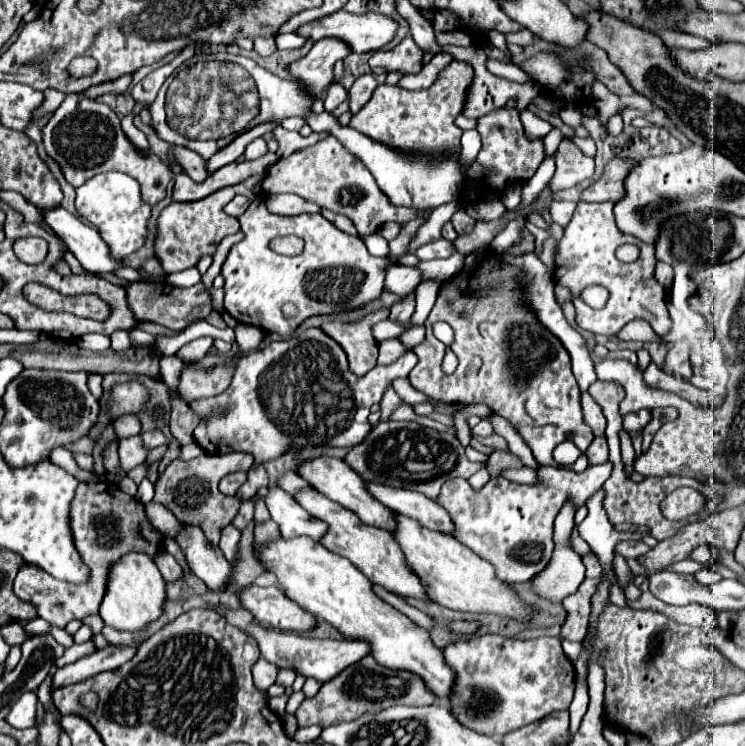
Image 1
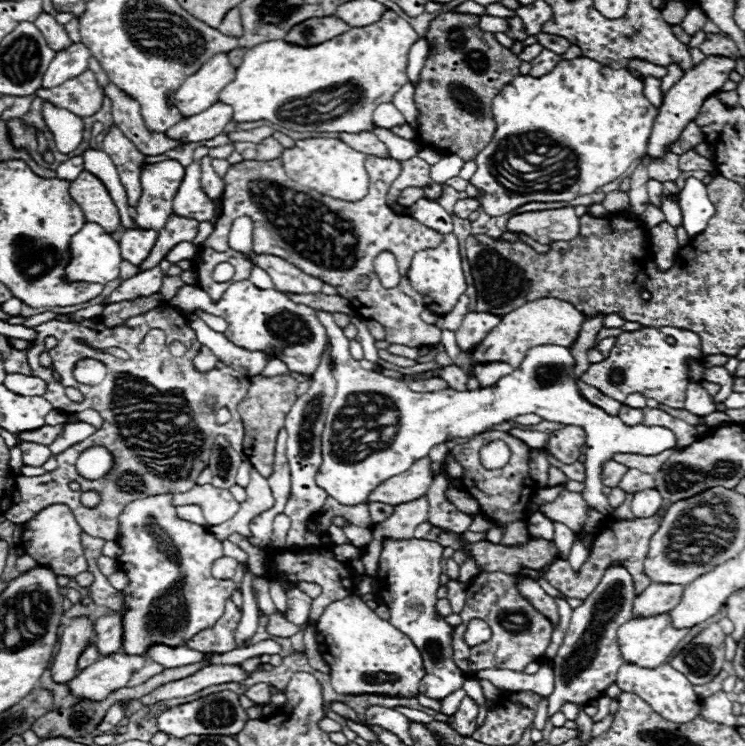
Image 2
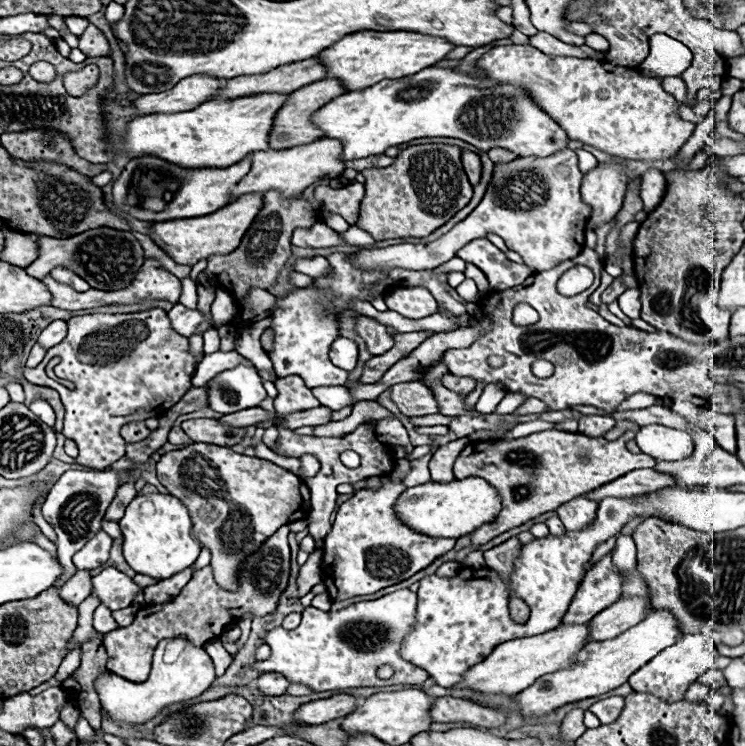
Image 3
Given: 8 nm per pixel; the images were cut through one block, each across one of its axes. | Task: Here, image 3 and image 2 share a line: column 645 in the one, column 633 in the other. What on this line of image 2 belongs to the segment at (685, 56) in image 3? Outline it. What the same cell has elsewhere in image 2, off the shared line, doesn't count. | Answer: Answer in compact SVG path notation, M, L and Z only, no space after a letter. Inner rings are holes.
M632 60L632 62L628 64L628 68L632 70L632 74L636 74L636 76L640 76L640 78L646 78L646 76L658 76L658 78L662 78L662 76L668 74L668 70L666 70L664 66L650 64L650 62L646 62L646 60Z

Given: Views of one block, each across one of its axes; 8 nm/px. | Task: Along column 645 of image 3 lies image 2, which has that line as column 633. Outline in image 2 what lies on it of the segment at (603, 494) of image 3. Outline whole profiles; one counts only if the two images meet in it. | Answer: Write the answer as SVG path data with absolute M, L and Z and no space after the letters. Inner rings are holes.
M628 470L618 484L618 488L622 488L626 494L648 490L650 486L654 486L654 478L650 474L640 472L640 470Z

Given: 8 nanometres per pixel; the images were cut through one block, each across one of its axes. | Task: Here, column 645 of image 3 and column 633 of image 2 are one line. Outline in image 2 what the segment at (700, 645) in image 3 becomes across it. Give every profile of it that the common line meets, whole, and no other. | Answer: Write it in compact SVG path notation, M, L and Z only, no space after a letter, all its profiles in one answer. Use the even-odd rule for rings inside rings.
M668 662L658 668L640 668L640 666L624 664L624 666L620 666L616 684L620 686L620 690L632 692L632 694L640 696L642 700L646 700L656 714L660 714L662 718L666 718L670 722L684 724L684 722L694 720L700 714L700 698L694 694L694 686L688 682L688 678L684 674L674 670Z

